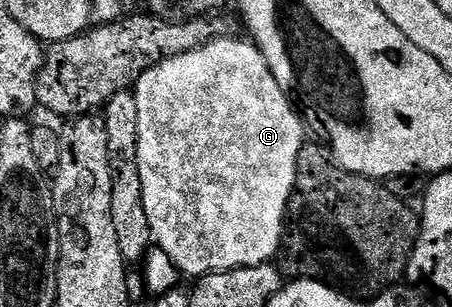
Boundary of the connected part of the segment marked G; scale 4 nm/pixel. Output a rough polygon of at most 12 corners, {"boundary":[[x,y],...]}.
{"boundary":[[256,44],[142,73],[138,173],[184,277],[275,260],[301,118]]}

